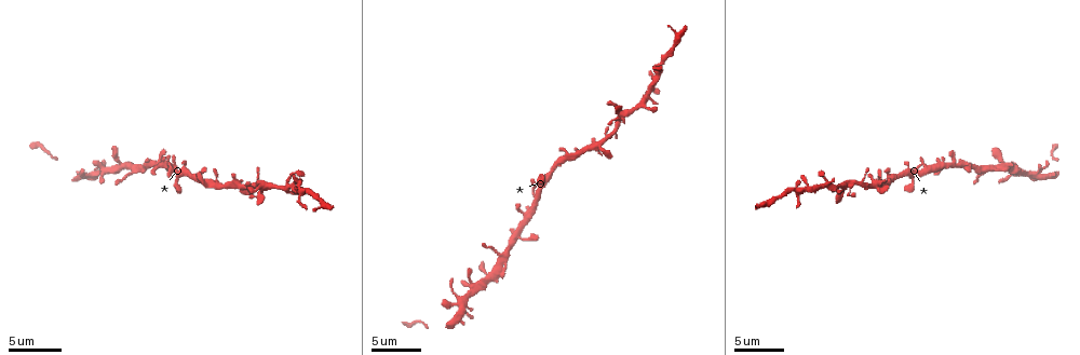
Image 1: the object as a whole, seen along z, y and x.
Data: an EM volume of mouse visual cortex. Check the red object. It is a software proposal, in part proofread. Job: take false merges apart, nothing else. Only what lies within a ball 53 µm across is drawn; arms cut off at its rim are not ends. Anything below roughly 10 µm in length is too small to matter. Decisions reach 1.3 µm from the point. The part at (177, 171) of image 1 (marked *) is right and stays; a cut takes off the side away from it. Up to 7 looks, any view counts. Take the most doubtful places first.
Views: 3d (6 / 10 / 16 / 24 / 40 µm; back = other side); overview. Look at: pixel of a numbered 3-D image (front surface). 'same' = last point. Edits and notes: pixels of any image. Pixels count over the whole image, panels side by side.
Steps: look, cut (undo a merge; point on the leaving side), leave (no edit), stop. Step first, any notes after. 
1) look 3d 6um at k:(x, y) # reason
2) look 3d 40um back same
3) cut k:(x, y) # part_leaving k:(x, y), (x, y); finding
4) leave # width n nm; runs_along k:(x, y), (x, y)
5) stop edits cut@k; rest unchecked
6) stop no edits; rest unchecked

look 3d 6um at 1:(276, 185) # thin neck

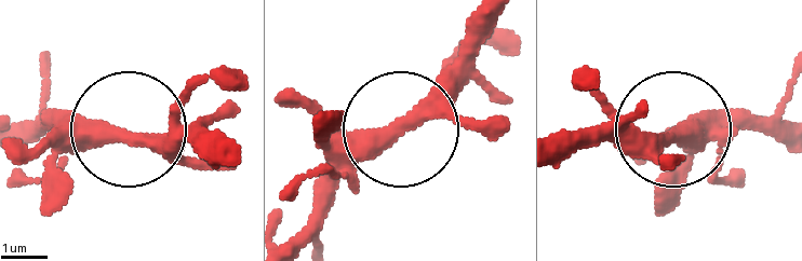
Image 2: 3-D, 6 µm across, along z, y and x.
look 3d 6um back at 2:(134, 139)

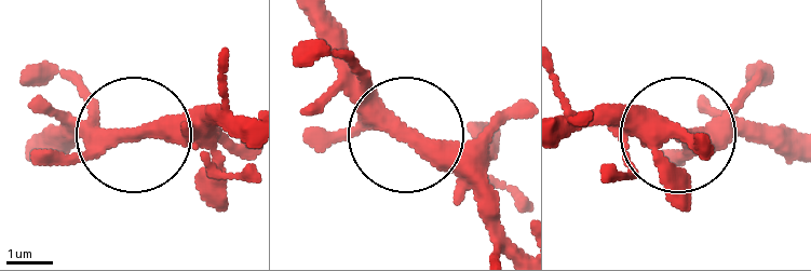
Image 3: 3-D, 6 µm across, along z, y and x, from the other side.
leave # runs_along 3:(512, 242), (318, 37); continuous, no second neuron

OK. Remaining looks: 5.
look 3d 10um at 1:(869, 187) # three-way junction

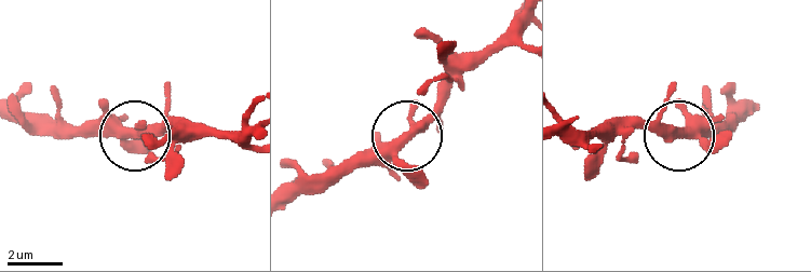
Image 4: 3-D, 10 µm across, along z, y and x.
leave # width 330 nm; all the same neuron

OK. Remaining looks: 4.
look 3d 10um at 1:(1014, 166)

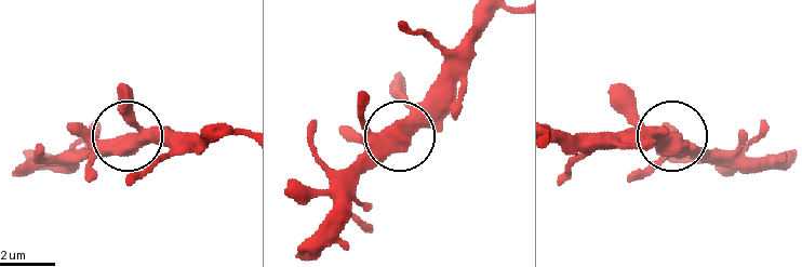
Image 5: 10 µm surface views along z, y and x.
leave # width 570 nm; runs_along 5:(224, 135), (129, 135), (68, 154); one neuron here

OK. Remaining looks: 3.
stop no edits; rest unchecked

